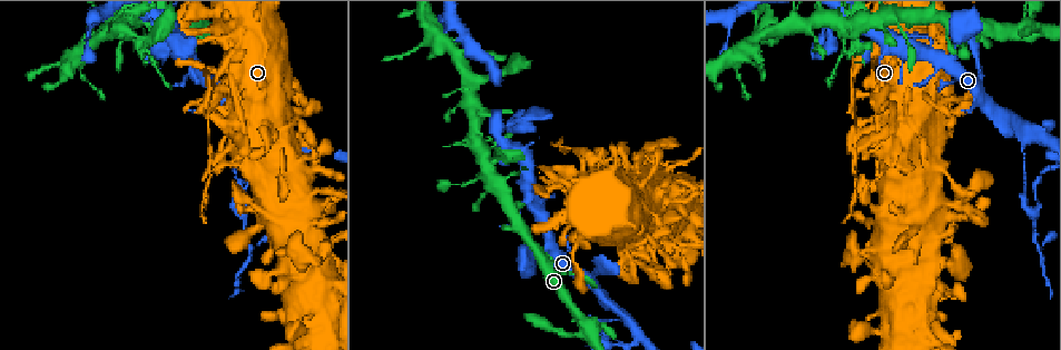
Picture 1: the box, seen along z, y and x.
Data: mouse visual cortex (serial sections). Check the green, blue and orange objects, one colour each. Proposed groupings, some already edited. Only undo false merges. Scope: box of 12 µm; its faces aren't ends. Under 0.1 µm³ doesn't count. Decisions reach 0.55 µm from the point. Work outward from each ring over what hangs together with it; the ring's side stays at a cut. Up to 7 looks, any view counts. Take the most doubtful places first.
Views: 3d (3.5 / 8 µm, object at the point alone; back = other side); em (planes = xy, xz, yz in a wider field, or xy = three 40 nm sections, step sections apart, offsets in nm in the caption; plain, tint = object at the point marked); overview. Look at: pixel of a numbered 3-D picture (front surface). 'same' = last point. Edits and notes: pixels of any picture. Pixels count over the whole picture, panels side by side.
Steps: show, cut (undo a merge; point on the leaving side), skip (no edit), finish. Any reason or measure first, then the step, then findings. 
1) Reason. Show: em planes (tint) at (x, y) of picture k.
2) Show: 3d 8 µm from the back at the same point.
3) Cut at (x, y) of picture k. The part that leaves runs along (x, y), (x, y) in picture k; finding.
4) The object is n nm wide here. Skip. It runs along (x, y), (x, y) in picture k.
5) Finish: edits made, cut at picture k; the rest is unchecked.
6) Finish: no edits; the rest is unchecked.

Sudden change in width. Show: 3d 3.5 µm at (1023, 155) of picture 1.

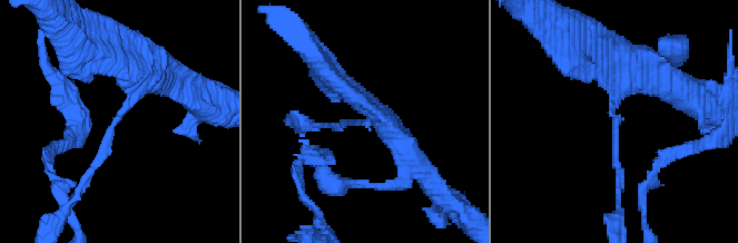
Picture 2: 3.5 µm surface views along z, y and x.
The arms are 150, 300 nm wide. Show: em xy step 2 (tint) at (366, 126) of picture 2.

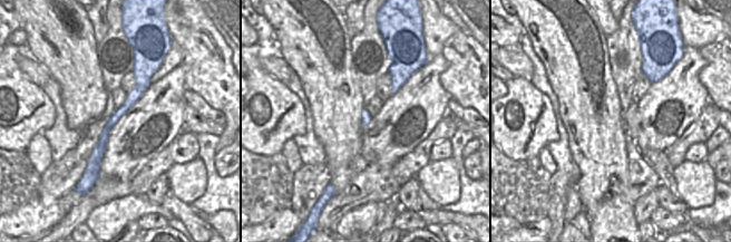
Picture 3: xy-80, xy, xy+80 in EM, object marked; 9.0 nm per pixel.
Cut at (99, 158) of picture 2. The part that leaves runs along (116, 123), (81, 195), (60, 215) in picture 2; two cells meet here.

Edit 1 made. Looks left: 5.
See it whole again. Show: overview.

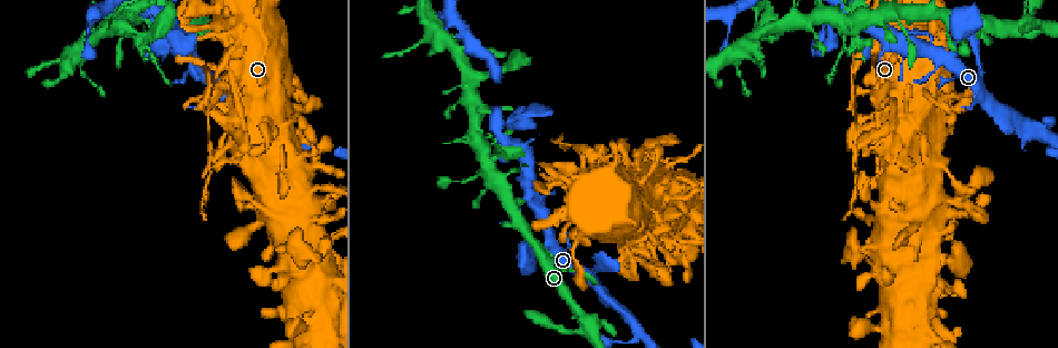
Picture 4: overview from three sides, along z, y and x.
Calibre changes. Show: 3d 3.5 µm at (581, 151) of picture 4.

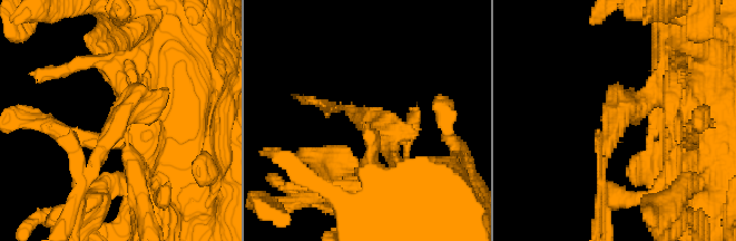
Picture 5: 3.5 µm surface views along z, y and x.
The arms are 100, 200 nm wide. Show: em xy step 3 (tint) at (615, 134) of picture 5.

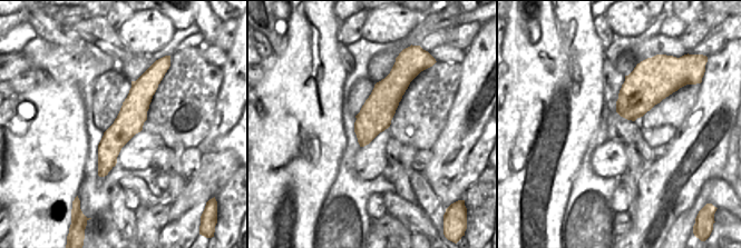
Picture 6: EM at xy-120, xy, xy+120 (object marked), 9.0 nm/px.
Cut at (78, 172) of picture 5. The part that leaves runs along (609, 143), (601, 164), (598, 225) in picture 5; two cells meet here.

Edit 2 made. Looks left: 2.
A narrow waist. Show: 3d 3.5 µm at (103, 30) of picture 4.

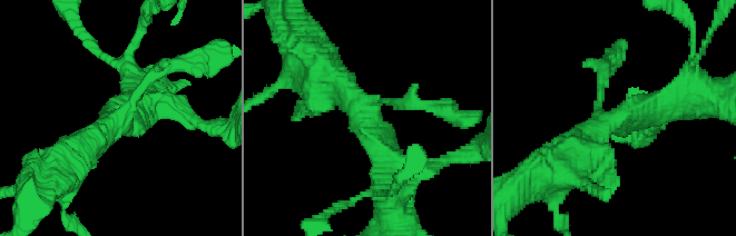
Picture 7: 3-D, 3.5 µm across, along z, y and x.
3 arms meet here; the arms are 150, 350, 450 nm wide. Show: em xy step 5 (tint) at (116, 126) of picture 7.

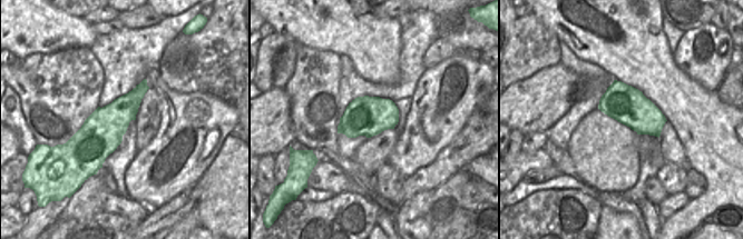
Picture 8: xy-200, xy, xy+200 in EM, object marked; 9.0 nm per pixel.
The object is 360 nm wide here. Skip. It runs along (393, 170), (366, 110), (319, 65) in picture 7; all the same cell.

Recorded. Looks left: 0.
Finish: edits made, cut at picture 2, cut at picture 5; the rest is unchecked.

